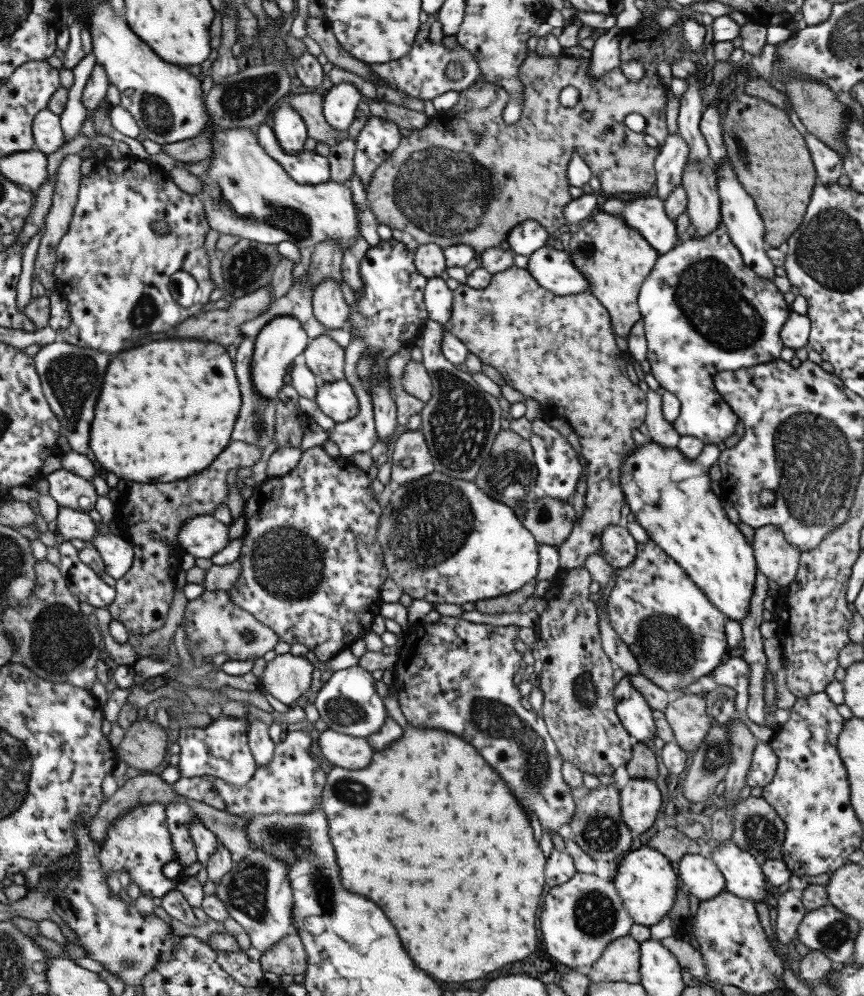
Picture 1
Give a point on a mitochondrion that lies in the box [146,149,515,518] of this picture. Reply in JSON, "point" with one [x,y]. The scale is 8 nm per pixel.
{"point":[461,422]}

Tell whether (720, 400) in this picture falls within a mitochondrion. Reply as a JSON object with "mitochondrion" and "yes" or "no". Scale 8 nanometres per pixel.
{"mitochondrion":"no"}

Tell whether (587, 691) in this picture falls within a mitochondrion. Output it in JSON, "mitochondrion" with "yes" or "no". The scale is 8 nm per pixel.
{"mitochondrion":"yes"}

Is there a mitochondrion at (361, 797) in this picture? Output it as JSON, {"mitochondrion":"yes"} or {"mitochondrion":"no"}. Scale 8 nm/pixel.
{"mitochondrion":"yes"}

